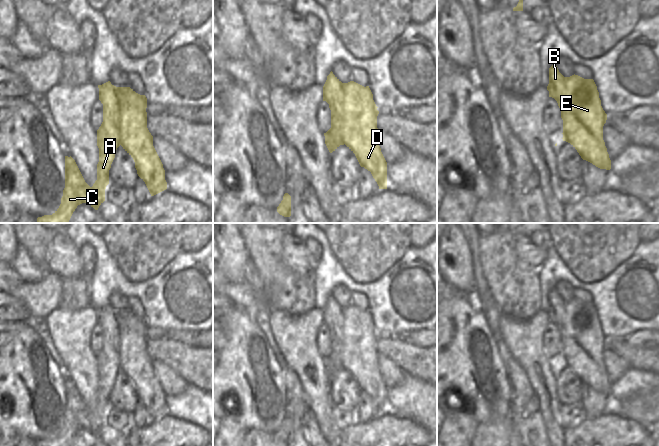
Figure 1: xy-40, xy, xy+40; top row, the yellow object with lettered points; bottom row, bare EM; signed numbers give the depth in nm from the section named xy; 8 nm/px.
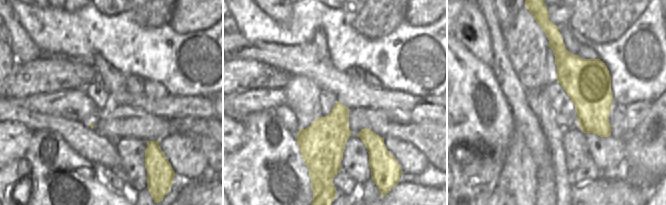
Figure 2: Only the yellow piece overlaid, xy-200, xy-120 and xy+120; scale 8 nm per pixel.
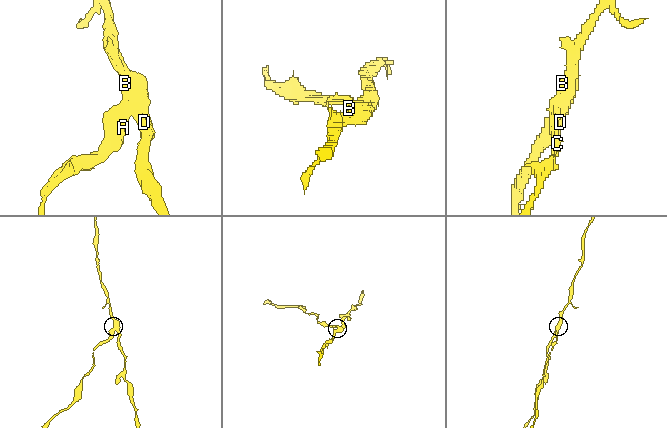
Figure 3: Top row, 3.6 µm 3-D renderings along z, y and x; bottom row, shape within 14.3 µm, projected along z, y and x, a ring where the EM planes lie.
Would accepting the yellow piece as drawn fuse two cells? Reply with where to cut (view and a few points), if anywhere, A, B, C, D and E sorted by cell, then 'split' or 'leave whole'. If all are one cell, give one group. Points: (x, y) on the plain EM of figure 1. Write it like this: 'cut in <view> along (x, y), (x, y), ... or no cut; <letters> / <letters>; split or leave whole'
cut in xy along (323, 314), (340, 314), (342, 316), (341, 361), (344, 367); A C / B D E; split

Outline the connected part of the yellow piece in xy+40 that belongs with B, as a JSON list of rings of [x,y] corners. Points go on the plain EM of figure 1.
[[[556,289],[549,292],[548,315],[554,315],[563,344],[563,365],[570,367],[586,384],[600,393],[611,393],[611,384],[603,364],[603,350],[607,338],[601,330],[599,316],[593,303],[584,303],[578,299],[564,301]]]

